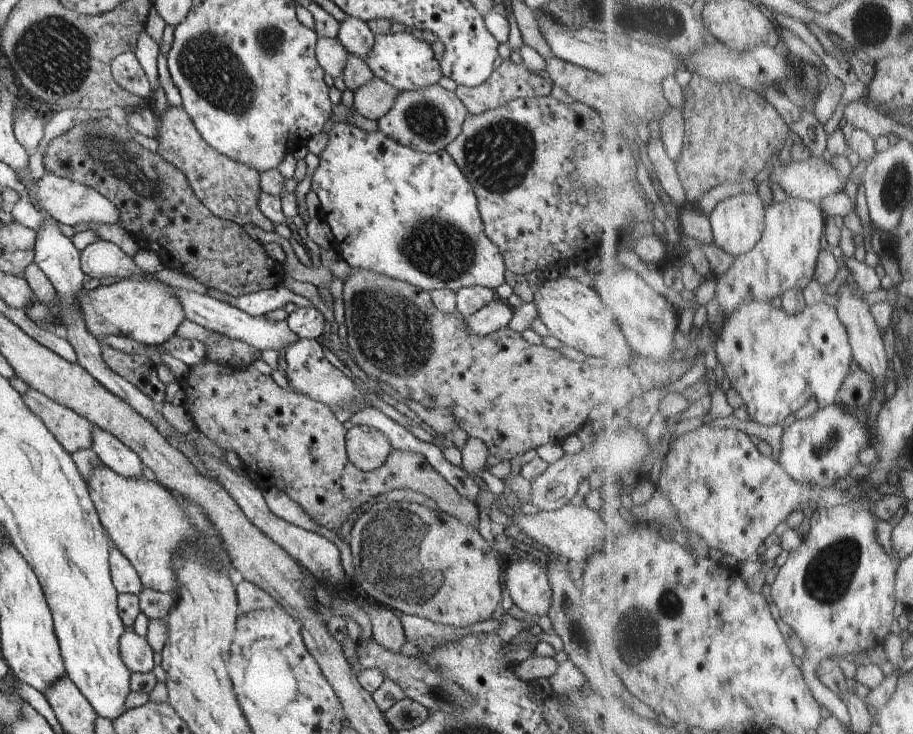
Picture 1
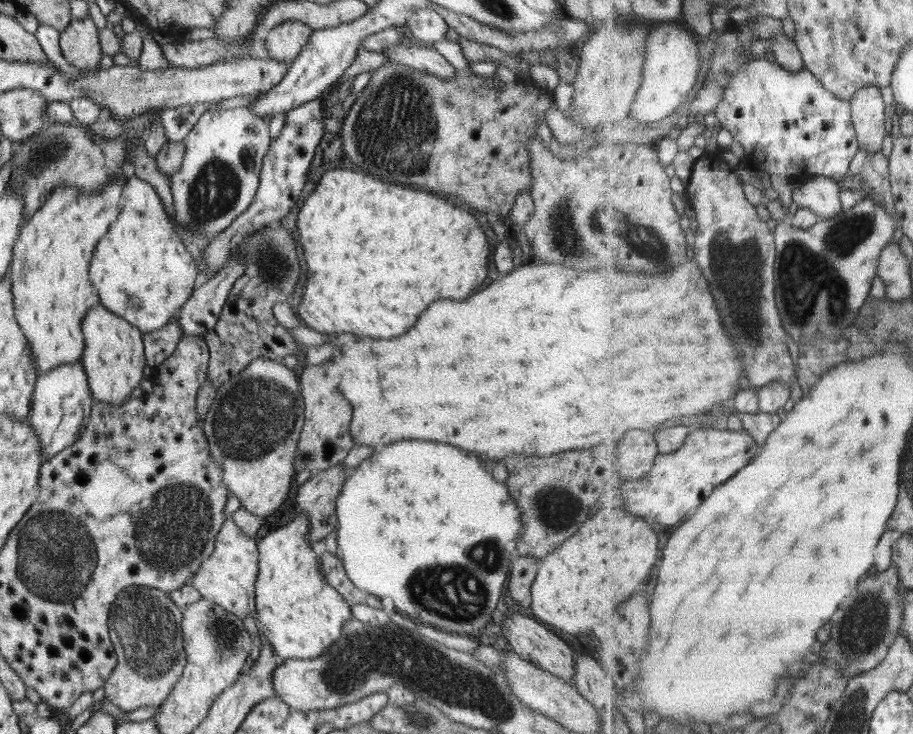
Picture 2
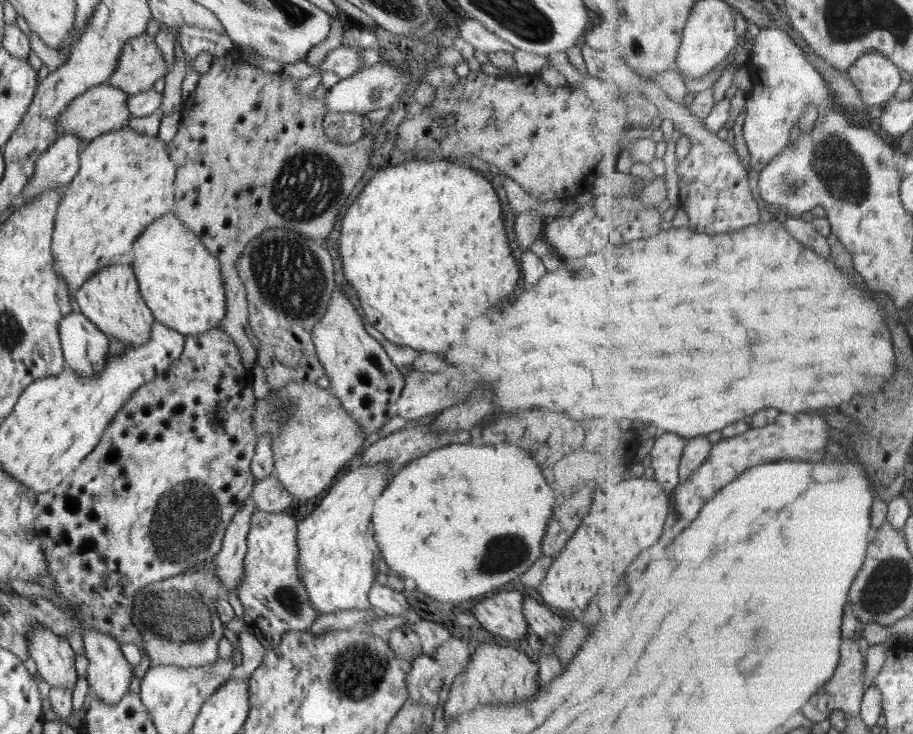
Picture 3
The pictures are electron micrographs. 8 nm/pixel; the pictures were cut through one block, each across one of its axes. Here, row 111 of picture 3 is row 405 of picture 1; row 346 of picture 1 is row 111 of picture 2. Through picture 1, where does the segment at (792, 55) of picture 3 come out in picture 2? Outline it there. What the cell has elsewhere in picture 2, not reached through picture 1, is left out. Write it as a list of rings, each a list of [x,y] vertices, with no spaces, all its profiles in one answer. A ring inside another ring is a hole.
[[[767,57],[750,61],[733,74],[725,100],[714,112],[720,117],[723,127],[732,132],[746,152],[754,155],[756,167],[768,172],[767,177],[773,174],[787,175],[802,184],[818,177],[837,180],[850,178],[852,162],[862,150],[852,101],[840,98],[810,69],[793,71],[780,61],[768,60]]]

